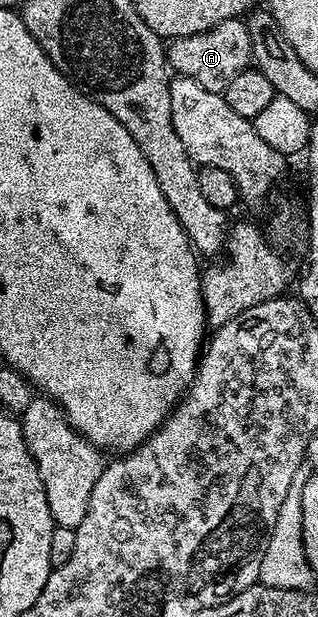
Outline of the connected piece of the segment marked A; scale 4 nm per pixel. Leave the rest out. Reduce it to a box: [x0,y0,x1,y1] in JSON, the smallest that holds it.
[168,19,253,94]

